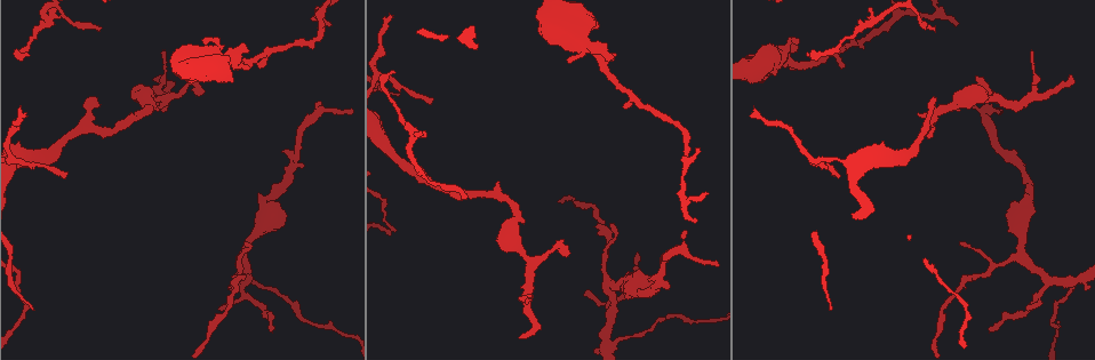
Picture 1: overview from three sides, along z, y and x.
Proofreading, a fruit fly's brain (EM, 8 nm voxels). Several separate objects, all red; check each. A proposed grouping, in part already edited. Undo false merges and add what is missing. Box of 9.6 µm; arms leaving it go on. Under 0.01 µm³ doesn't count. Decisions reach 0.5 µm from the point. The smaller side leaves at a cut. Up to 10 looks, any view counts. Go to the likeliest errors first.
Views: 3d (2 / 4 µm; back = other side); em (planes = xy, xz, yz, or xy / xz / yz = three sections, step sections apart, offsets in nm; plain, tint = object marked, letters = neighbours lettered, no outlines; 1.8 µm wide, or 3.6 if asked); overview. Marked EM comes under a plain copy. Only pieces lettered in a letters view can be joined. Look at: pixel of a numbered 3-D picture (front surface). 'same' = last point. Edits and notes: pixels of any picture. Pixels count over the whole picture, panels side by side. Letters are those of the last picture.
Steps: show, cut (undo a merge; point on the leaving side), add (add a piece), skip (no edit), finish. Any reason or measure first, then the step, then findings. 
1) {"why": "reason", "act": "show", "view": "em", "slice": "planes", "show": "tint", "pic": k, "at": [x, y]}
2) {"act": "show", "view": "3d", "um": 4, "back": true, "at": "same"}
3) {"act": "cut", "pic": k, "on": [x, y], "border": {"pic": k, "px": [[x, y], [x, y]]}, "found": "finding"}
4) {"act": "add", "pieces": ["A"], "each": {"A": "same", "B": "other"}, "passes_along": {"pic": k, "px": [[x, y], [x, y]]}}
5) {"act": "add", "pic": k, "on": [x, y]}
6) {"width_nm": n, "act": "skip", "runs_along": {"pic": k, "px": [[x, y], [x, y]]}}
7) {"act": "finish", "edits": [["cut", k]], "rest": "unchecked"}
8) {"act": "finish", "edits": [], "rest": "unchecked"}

{"why": "branch stops here", "act": "show", "view": "em", "slice": "xz", "step": 8, "show": "tint", "pic": 1, "at": [1073, 82]}

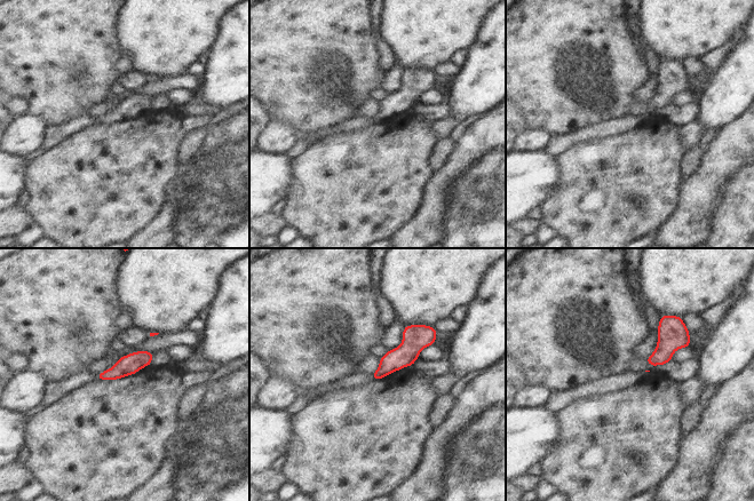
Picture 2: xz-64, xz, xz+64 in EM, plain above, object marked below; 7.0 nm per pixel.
{"why": "another direction", "act": "show", "view": "em", "slice": "planes", "show": "letters", "at": "same"}

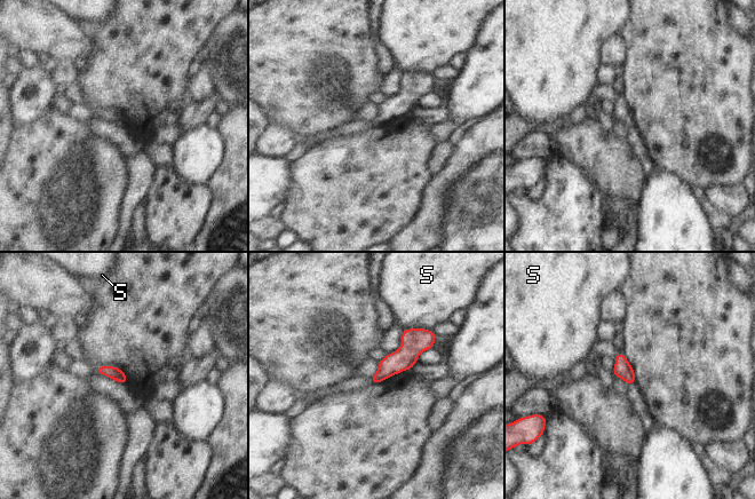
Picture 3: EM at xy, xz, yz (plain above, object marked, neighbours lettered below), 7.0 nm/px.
{"act": "skip", "each": {"S": "other"}, "border": {"pic": 3, "px": [[404, 329], [429, 329], [431, 331]]}, "found": "none of them fits"}

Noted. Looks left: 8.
{"why": "free end", "act": "show", "view": "em", "um": 3.6, "slice": "planes", "show": "letters", "pic": 1, "at": [626, 108]}

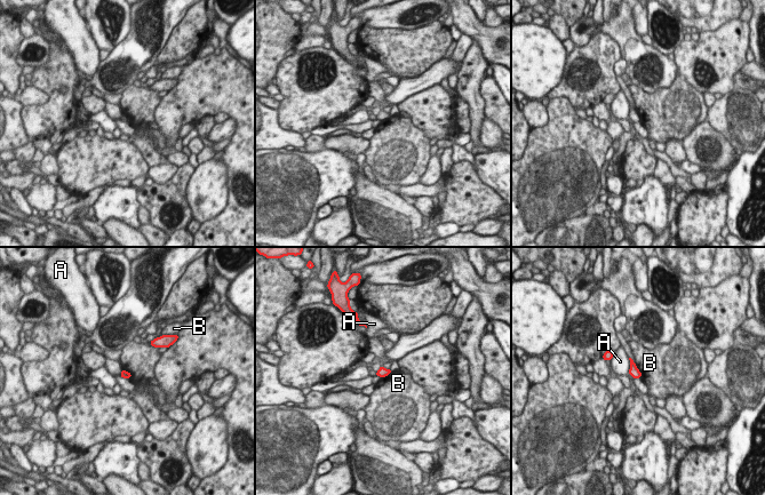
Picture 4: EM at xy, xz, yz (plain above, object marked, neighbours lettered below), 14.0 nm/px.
{"act": "skip", "each": {"A": "other", "B": "other"}, "border": {"pic": 4, "px": [[635, 364], [642, 376]]}, "found": "no lettered piece goes on from it"}

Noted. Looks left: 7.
{"why": "thin end", "act": "show", "view": "em", "um": 3.6, "slice": "planes", "show": "letters", "pic": 1, "at": [957, 25]}

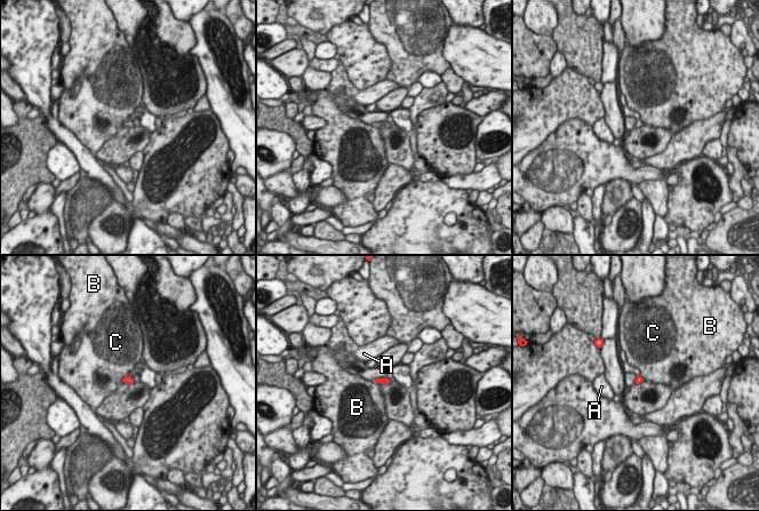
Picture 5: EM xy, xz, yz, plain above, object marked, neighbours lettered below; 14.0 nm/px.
{"act": "skip", "each": {"A": "other", "B": "other", "C": "other"}, "border": {"pic": 5, "px": [[127, 375], [120, 381]]}, "found": "none of them fits"}

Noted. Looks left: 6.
{"act": "show", "view": "3d", "um": 4, "pic": 1, "at": [246, 243]}

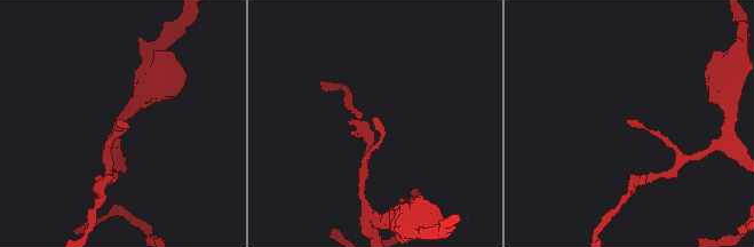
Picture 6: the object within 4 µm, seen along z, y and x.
{"why": "need the tissue", "act": "show", "view": "em", "slice": "xy", "step": 16, "show": "letters", "pic": 6, "at": [373, 118]}

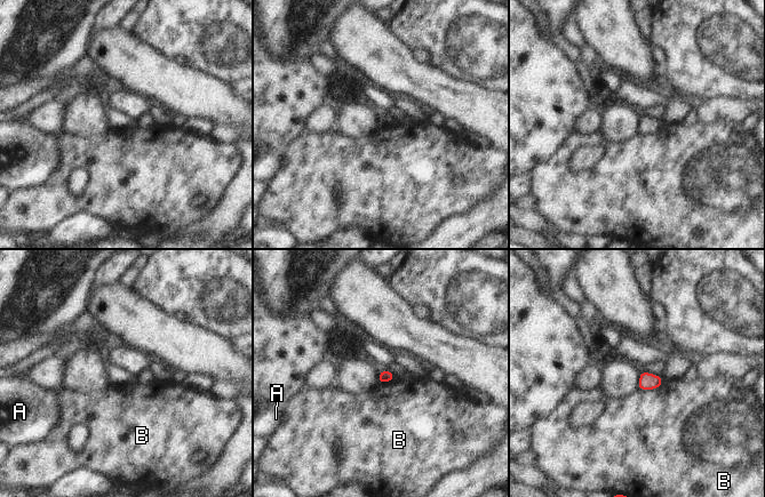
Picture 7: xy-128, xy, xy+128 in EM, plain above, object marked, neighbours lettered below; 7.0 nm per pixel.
{"longest_contact_nm": ["B", 190], "act": "skip", "each": {"A": "other", "B": "other"}, "border": {"pic": 7, "px": [[663, 382], [653, 389], [638, 390]]}, "found": "none of them fits"}

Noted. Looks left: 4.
{"act": "finish", "edits": [], "rest": "unchecked"}

